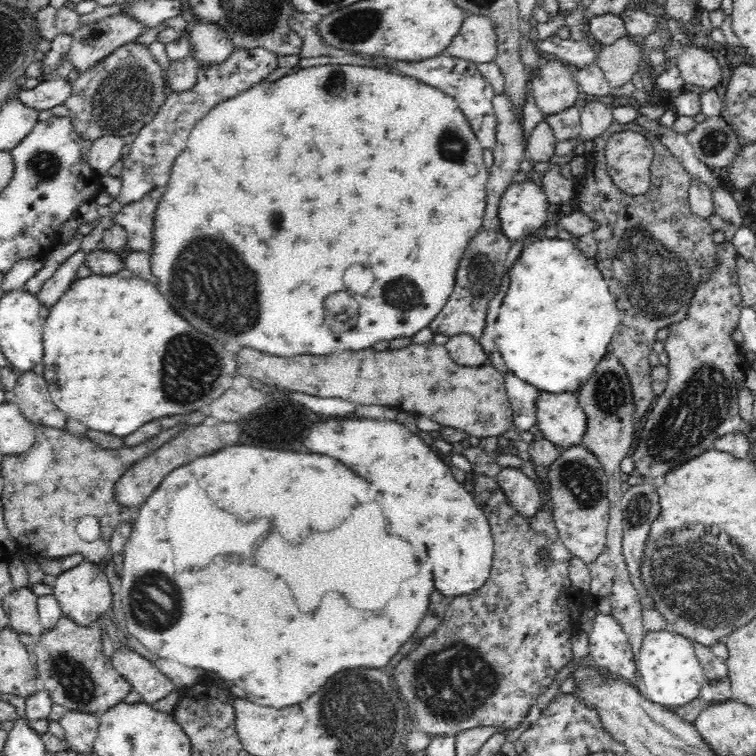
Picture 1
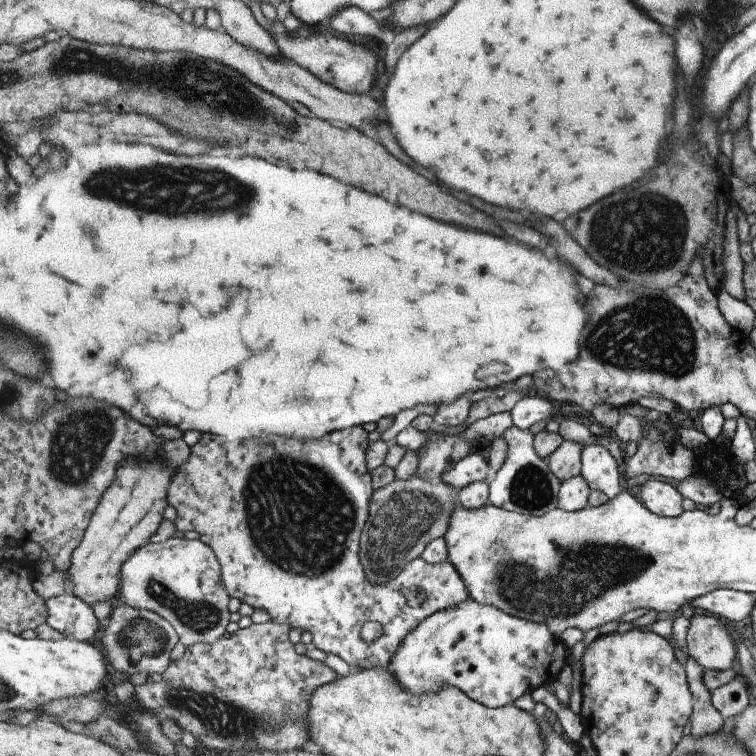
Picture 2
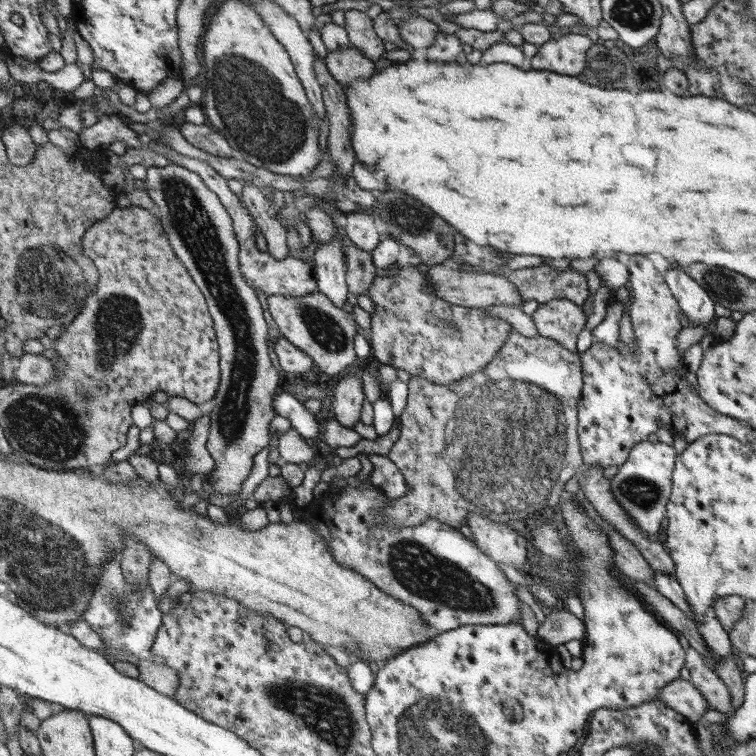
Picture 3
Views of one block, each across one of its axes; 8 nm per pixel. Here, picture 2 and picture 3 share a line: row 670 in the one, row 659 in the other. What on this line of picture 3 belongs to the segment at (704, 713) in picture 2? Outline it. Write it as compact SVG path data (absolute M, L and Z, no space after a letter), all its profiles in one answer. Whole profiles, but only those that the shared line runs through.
M687 648L683 664L689 670L689 682L695 684L709 708L717 712L731 712L731 692L727 690L723 680L705 664L705 660L697 652Z

